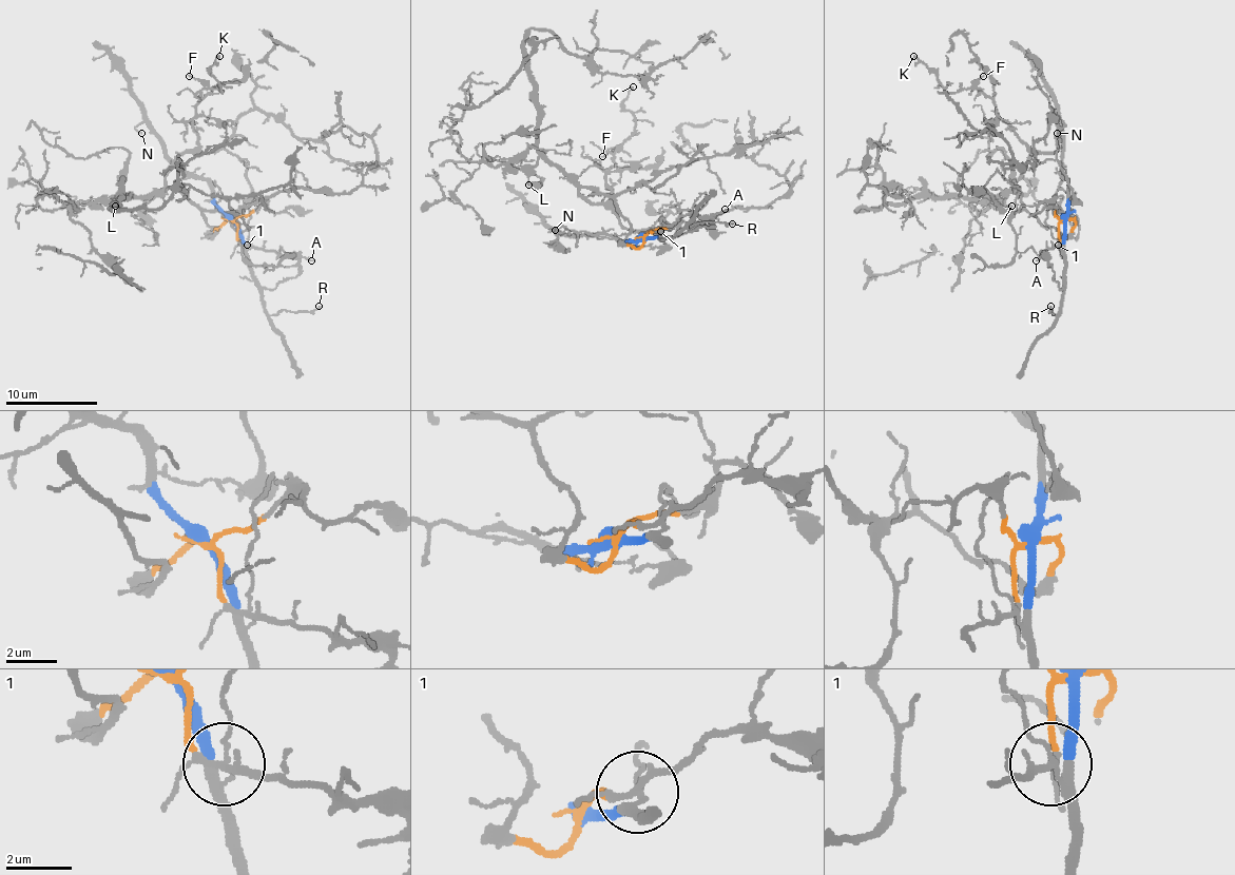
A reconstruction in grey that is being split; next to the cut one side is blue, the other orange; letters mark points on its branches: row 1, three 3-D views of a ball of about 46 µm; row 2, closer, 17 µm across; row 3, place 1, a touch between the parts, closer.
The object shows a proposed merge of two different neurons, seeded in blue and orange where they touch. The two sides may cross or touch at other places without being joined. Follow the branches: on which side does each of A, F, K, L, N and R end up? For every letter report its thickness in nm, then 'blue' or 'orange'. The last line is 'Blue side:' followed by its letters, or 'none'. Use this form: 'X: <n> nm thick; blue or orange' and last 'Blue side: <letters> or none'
A: 130 nm thick; orange
F: 110 nm thick; orange
K: 110 nm thick; orange
L: 160 nm thick; orange
N: 100 nm thick; blue
R: 90 nm thick; blue
Blue side: N, R

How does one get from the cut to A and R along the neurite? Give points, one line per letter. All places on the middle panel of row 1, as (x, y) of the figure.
A: (645, 238), (650, 231), (671, 227), (682, 215), (714, 215), (726, 209)
R: (645, 238), (663, 238), (698, 222), (733, 225)

